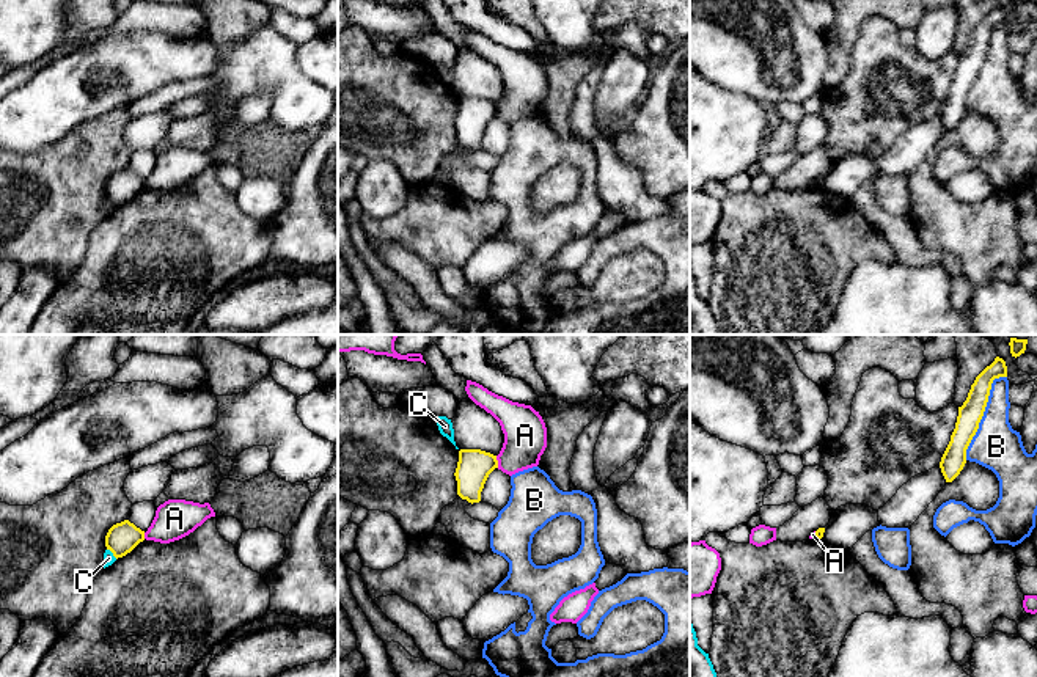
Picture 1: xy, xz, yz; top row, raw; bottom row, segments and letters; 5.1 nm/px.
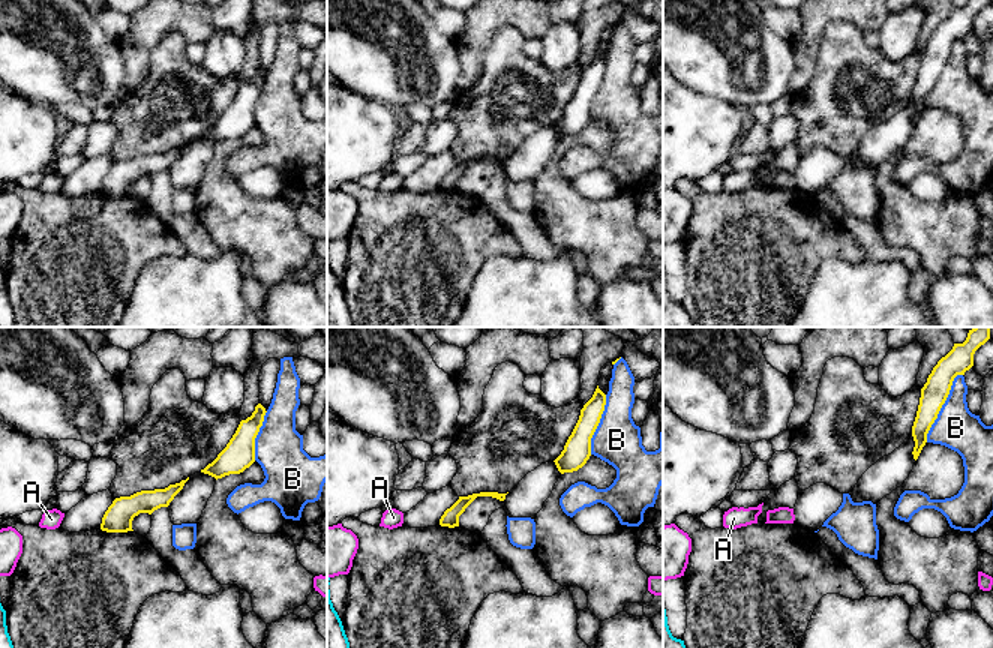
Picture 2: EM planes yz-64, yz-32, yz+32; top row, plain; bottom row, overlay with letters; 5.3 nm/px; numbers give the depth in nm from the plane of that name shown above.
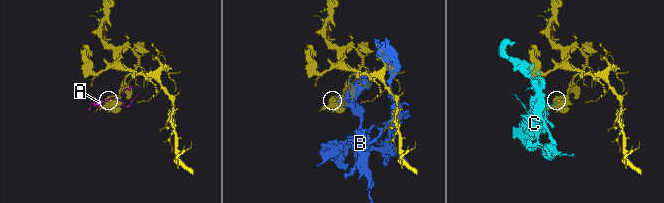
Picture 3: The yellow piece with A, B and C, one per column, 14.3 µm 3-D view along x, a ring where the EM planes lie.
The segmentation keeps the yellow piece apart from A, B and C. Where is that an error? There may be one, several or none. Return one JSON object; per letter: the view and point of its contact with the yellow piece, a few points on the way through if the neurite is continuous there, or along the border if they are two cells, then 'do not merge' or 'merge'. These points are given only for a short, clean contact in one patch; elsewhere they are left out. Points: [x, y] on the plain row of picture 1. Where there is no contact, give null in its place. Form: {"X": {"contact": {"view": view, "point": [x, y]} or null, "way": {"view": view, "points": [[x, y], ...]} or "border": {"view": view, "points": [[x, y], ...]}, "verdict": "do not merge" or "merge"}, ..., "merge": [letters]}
{"A": {"contact": {"view": "xz", "point": [497, 110]}, "border": {"view": "xz", "points": [[495, 104], [498, 115]]}, "verdict": "do not merge"}, "B": {"contact": {"view": "yz", "point": [982, 62]}, "verdict": "do not merge"}, "C": {"contact": {"view": "xy", "point": [112, 200]}, "border": {"view": "xy", "points": [[107, 197], [117, 206]]}, "verdict": "do not merge"}, "merge": []}

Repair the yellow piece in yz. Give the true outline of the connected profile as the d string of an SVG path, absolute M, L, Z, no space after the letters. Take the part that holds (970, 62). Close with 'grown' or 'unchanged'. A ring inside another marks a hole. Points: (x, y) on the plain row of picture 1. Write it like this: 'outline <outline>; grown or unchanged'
outline M996 5L995 9L976 25L966 49L958 55L955 77L940 110L946 130L952 130L963 118L966 112L966 97L979 77L991 31L999 25L1007 25L1007 14L1002 6Z; unchanged

